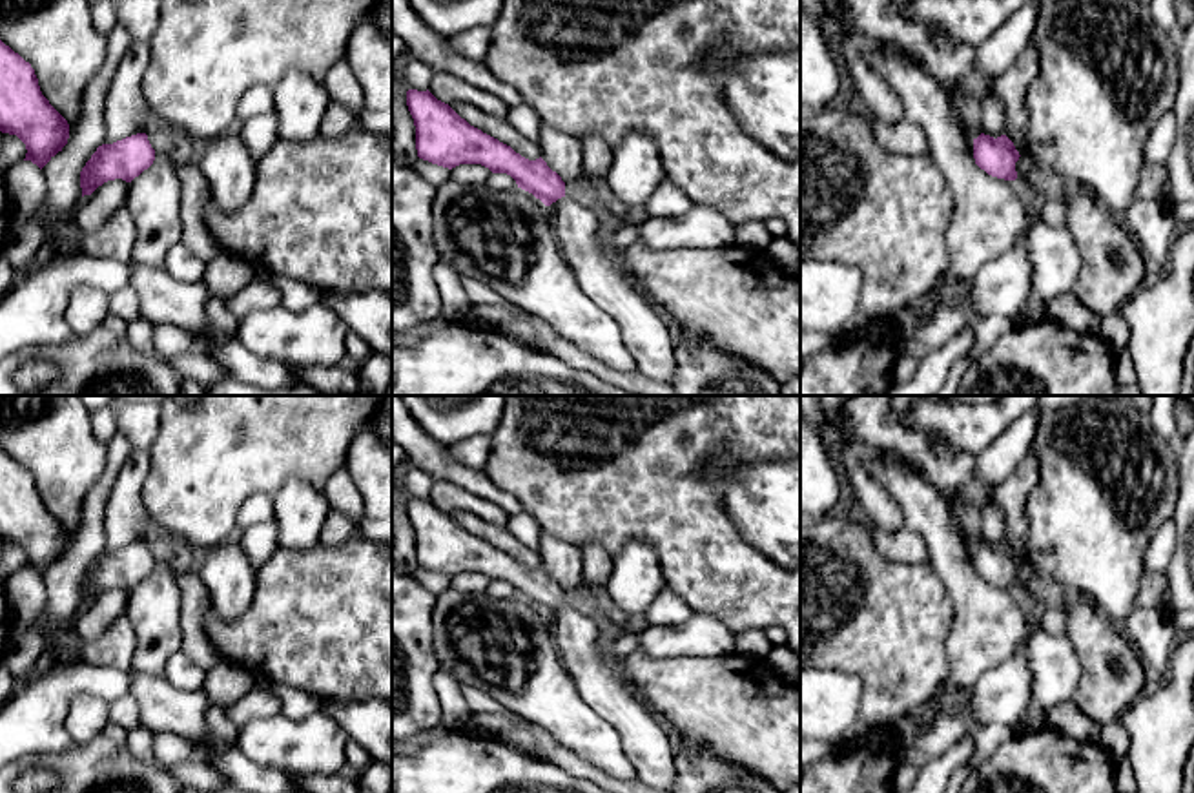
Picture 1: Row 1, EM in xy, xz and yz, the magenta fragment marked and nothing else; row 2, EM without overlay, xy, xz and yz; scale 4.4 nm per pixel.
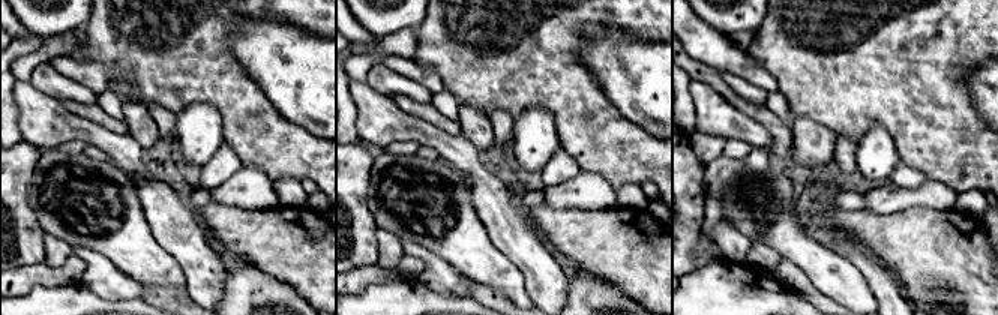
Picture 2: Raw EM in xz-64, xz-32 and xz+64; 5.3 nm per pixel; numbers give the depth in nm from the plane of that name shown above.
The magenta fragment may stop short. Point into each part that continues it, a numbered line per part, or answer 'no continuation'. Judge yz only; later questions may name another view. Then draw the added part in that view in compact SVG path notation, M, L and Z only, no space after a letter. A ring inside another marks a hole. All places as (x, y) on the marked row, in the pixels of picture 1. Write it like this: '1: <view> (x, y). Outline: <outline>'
1: yz (1027, 172). Outline: M1024 157L1015 162L1017 180L1024 186L1039 186L1045 177L1037 173L1037 168Z

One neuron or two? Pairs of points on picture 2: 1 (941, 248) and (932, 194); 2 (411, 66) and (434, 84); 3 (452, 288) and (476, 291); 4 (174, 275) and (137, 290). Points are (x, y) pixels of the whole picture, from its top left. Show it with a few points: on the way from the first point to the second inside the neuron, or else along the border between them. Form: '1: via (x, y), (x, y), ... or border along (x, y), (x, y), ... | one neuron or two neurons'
1: border along (952, 207), (905, 207), (899, 210) | two neurons
2: via (417, 72), (428, 78) | one neuron
3: border along (461, 276), (468, 287), (470, 296) | two neurons
4: border along (114, 264), (143, 285) | two neurons

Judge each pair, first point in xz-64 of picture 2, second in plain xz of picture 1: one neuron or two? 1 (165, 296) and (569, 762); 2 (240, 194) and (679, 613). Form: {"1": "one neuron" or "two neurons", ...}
{"1": "one neuron", "2": "two neurons"}

